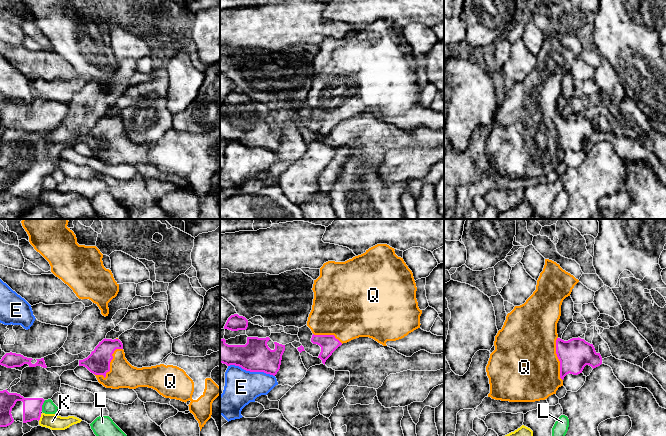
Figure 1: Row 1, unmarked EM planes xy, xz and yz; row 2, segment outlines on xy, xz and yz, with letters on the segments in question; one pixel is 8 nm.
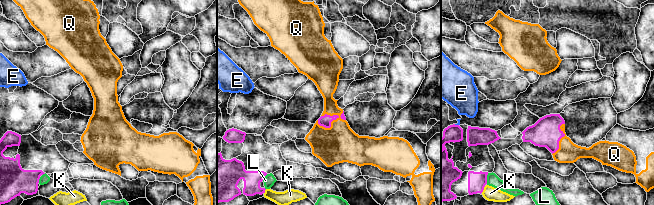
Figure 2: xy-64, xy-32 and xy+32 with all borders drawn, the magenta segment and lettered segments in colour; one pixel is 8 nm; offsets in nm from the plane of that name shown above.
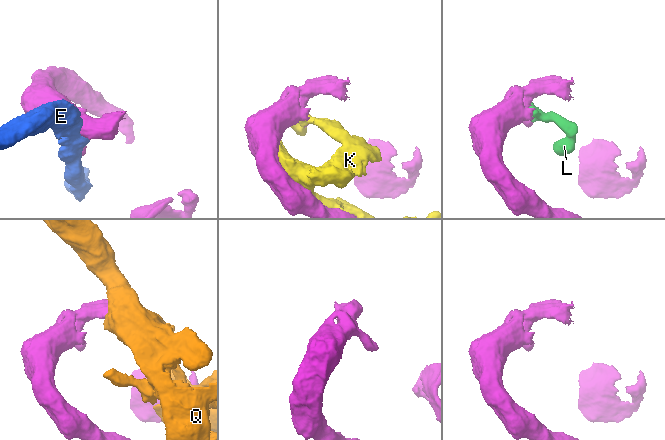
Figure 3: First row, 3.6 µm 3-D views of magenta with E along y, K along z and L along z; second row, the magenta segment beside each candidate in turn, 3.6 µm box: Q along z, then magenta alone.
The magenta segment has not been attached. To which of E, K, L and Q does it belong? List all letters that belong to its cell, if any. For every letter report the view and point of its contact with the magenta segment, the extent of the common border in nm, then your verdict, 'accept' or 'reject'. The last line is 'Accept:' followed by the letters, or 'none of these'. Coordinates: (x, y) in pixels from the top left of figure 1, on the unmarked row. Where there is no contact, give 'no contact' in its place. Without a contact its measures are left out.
E: contact xz (251, 147); length 380 nm; reject
K: contact xy (40, 192); length 60 nm; reject
L: contact xy (42, 180); length 90 nm; reject
Q: contact xy (109, 141); length 320 nm; accept
Accept: Q

